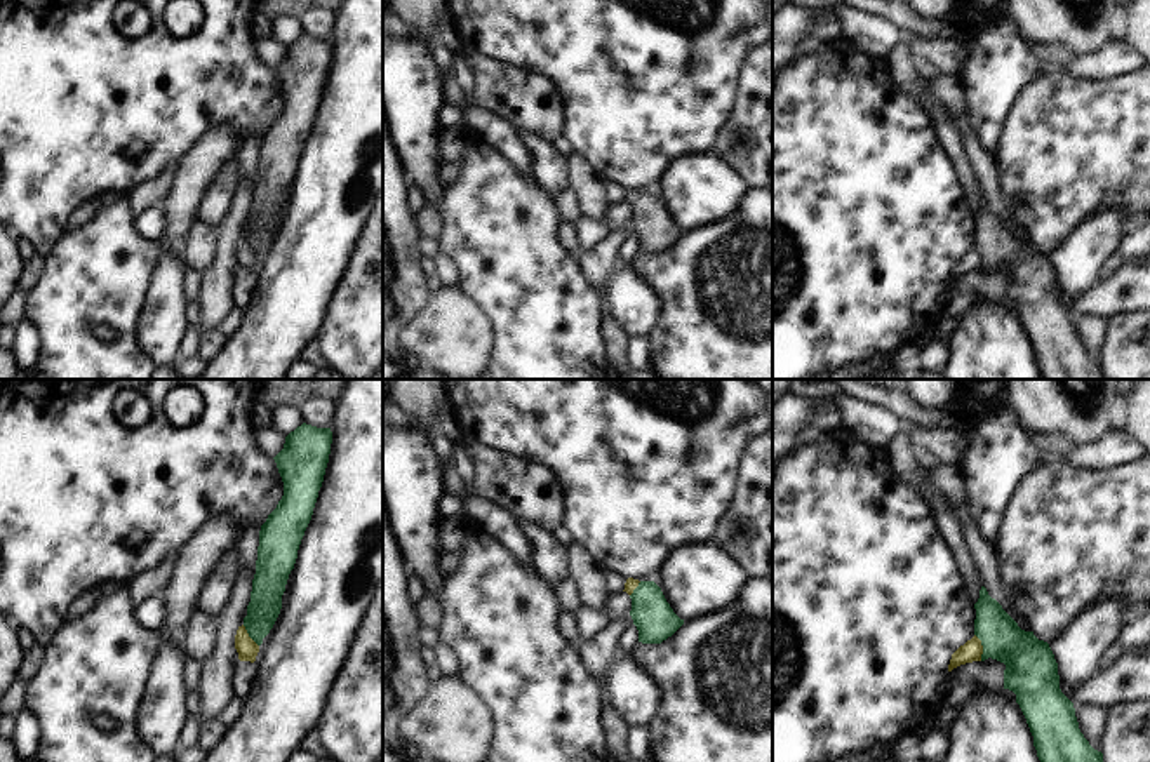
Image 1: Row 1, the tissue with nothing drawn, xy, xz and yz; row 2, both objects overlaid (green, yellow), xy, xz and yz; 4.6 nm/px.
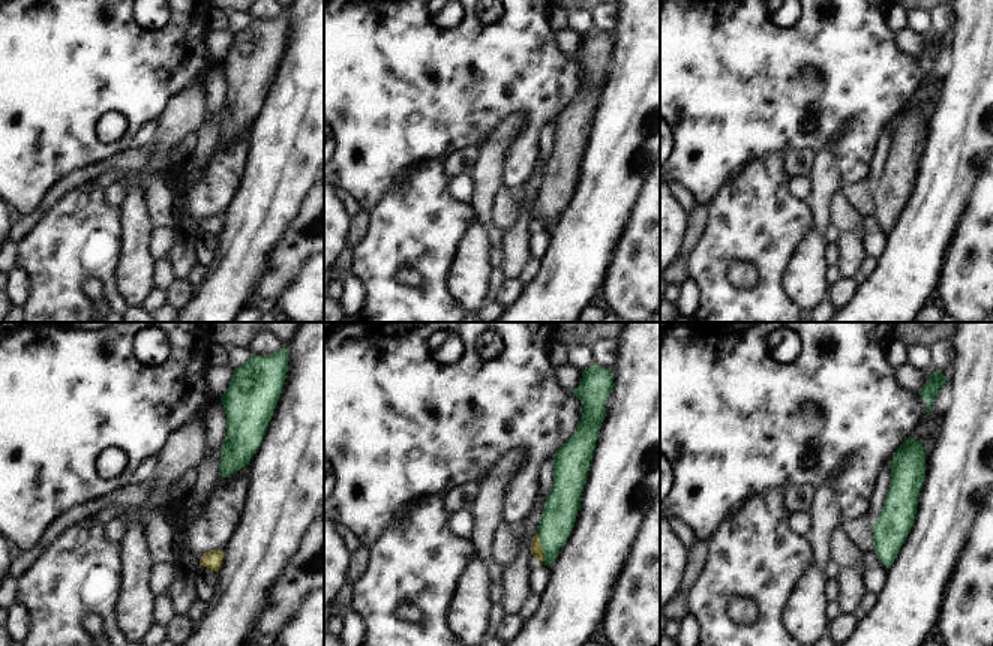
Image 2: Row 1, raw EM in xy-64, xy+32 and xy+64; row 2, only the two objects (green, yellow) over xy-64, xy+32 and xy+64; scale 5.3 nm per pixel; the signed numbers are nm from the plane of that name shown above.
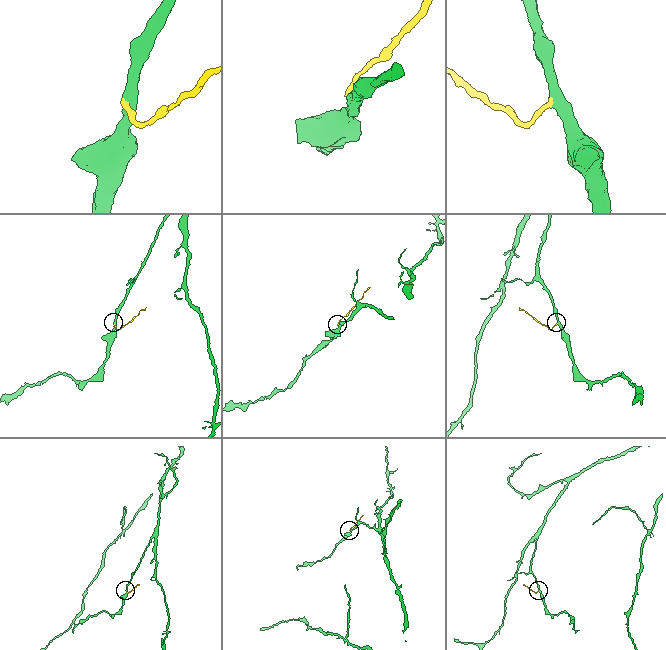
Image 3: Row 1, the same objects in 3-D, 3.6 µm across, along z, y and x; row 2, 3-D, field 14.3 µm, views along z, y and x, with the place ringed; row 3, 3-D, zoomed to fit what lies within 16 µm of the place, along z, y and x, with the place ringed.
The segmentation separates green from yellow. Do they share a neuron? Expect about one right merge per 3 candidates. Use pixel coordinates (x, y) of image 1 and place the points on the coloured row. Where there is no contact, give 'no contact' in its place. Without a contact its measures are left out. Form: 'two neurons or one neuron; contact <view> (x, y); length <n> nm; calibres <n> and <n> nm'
two neurons; contact yz (983, 648); length 130 nm; calibres 240 and 100 nm

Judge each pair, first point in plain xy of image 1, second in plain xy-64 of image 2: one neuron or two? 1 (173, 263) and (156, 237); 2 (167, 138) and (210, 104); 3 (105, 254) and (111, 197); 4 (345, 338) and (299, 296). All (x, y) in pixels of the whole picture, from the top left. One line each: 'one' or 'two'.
1: two
2: two
3: two
4: one

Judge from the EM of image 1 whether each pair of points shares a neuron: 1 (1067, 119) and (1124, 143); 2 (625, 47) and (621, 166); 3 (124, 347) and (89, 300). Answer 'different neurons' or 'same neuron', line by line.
1: same neuron
2: same neuron
3: same neuron

